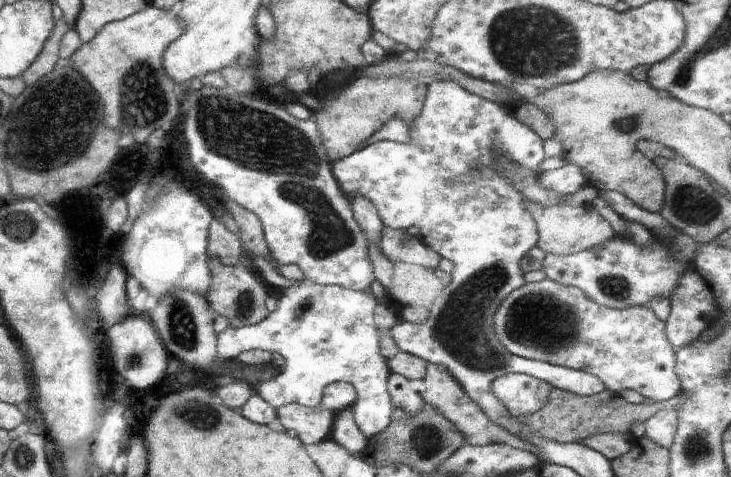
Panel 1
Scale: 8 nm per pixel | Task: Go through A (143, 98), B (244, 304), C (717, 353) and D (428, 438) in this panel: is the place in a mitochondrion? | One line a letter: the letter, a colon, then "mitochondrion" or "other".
A: mitochondrion
B: mitochondrion
C: other
D: mitochondrion

